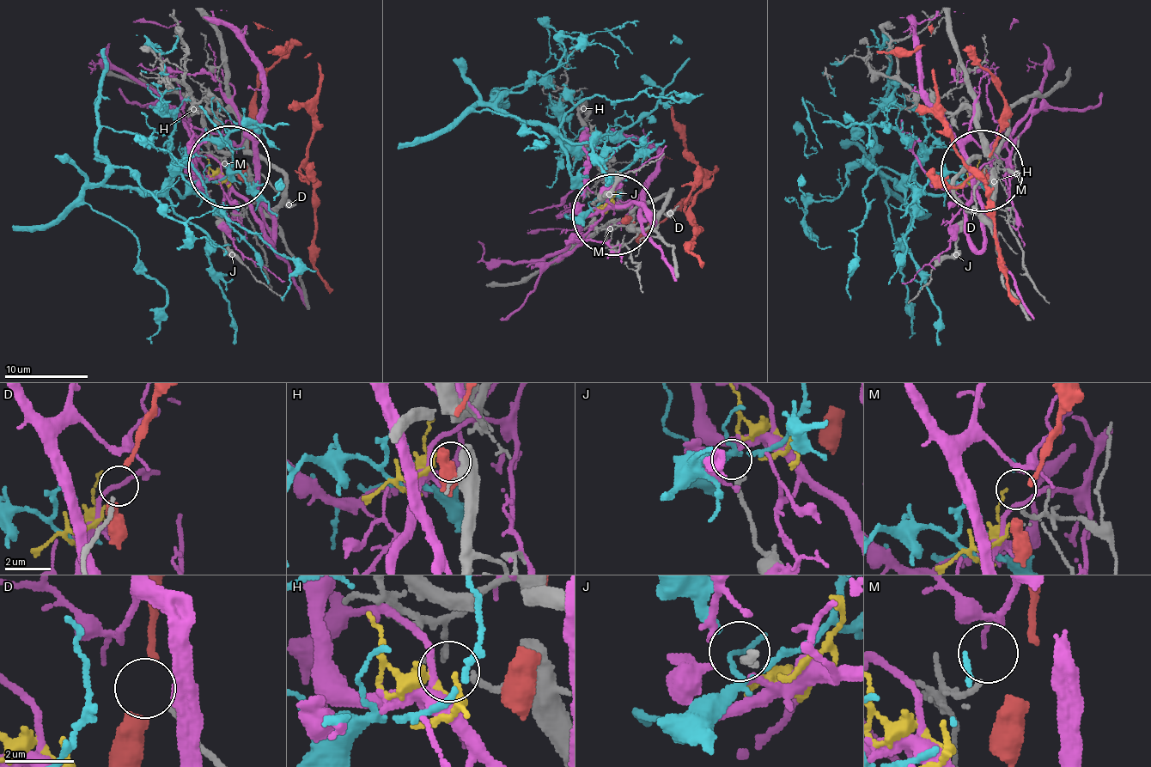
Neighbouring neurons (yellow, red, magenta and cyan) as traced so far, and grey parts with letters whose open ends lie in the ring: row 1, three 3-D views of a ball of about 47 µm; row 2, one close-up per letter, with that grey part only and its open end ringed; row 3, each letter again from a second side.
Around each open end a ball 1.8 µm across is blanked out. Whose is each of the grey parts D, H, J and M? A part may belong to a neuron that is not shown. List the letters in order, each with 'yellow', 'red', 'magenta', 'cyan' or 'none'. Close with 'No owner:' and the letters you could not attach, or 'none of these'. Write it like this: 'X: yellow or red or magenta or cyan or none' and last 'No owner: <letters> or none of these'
D: none
H: yellow
J: cyan
M: magenta
No owner: D

